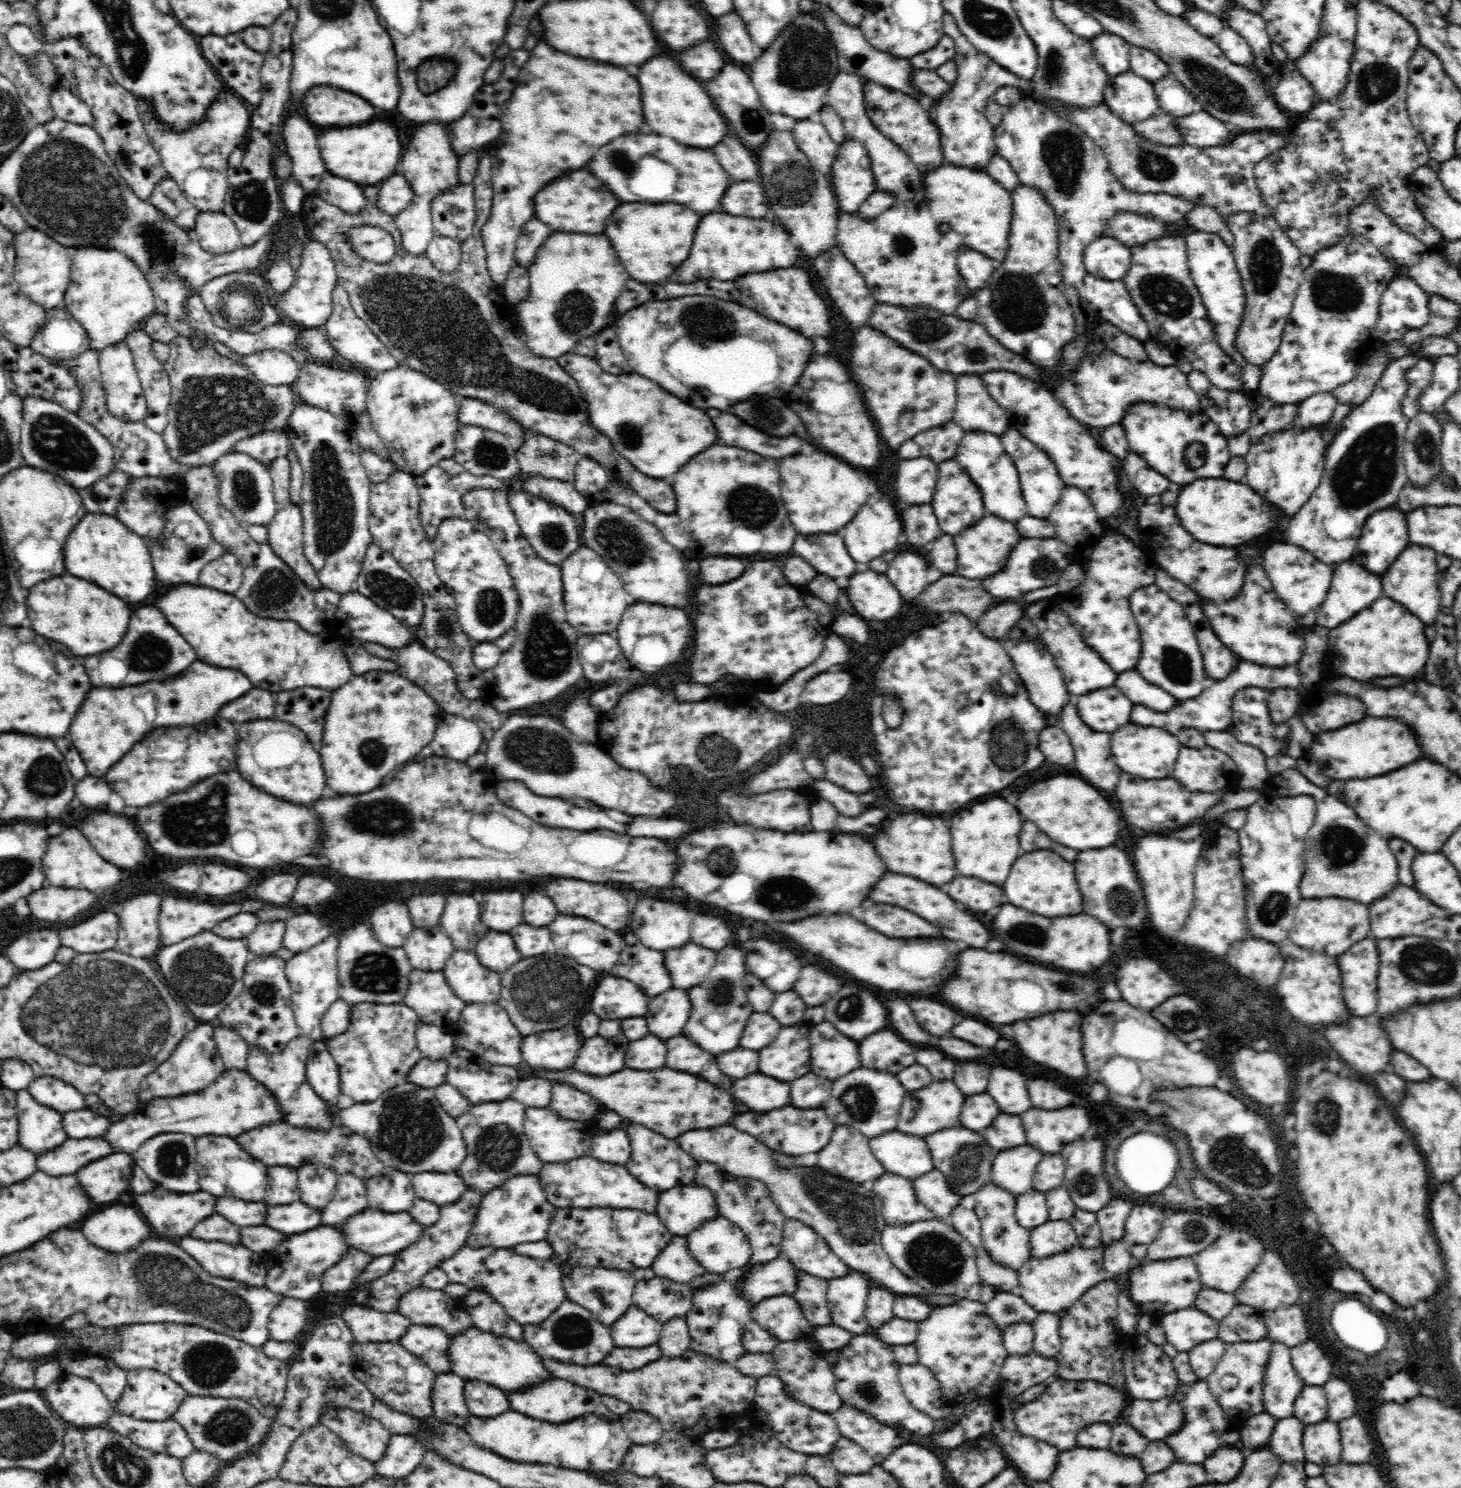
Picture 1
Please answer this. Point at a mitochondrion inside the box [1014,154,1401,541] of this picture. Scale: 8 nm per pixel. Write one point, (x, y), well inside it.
(1334, 291)

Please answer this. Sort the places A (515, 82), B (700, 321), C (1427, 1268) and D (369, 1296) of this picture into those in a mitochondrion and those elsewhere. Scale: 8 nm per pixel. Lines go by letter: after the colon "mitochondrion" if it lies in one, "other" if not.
A: other
B: mitochondrion
C: other
D: mitochondrion

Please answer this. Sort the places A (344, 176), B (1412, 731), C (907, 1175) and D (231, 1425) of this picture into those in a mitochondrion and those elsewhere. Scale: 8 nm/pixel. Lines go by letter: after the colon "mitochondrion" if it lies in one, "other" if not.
A: other
B: other
C: other
D: mitochondrion

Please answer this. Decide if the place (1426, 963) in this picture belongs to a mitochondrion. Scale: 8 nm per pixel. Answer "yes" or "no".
yes

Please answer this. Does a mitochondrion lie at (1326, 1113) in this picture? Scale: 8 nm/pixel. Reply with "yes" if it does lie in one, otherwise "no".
yes

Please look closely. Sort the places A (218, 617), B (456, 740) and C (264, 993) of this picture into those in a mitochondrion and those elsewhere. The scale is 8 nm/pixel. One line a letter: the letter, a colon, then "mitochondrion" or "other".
A: other
B: other
C: mitochondrion

